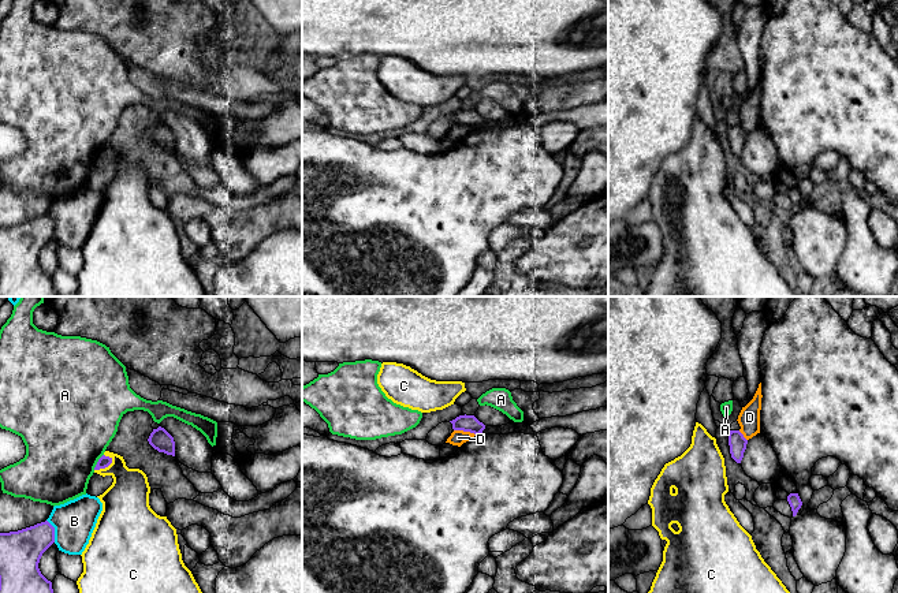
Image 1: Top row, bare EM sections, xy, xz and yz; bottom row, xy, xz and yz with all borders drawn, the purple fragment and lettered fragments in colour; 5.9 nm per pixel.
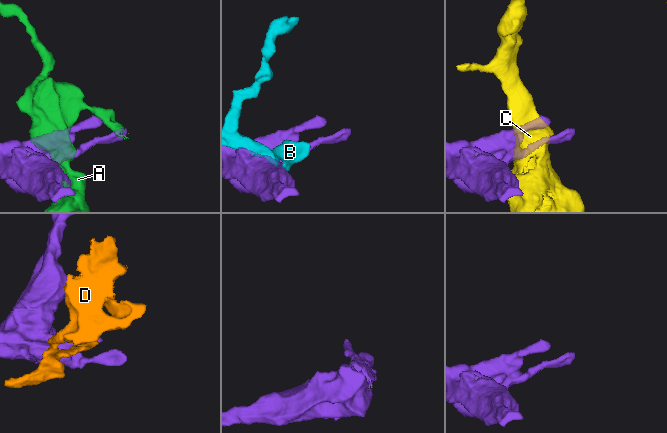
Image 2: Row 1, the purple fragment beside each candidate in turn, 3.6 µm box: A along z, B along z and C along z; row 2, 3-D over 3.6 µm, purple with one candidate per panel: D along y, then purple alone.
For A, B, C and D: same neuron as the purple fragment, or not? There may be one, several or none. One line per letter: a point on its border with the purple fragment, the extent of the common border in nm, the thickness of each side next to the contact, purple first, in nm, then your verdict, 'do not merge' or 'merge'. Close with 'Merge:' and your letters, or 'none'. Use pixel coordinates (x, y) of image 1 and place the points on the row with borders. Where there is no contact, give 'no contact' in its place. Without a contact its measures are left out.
A: meets purple in xy at (97, 462); contact 110 nm long; 70 nm thick on the purple side, 480 nm on the other; do not merge
B: meets purple in xy at (53, 530); contact 140 nm long; 240 nm thick on the purple side, 240 nm on the other; do not merge
C: meets purple in xy at (104, 467); contact 130 nm long; 70 nm thick on the purple side, 280 nm on the other; do not merge
D: meets purple in xz at (465, 431); contact 130 nm long; 100 nm thick on the purple side, 90 nm on the other; do not merge
Merge: none

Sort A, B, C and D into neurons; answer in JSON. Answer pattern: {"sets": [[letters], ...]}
{"sets": [["A"], ["B"], ["C"], ["D"]]}

